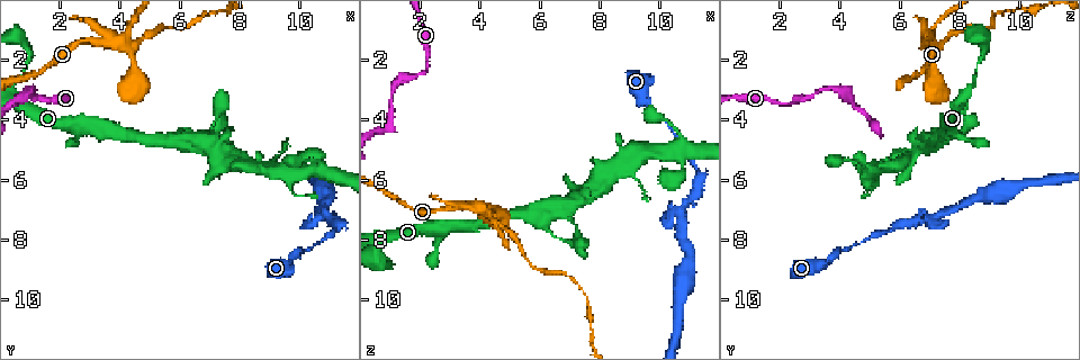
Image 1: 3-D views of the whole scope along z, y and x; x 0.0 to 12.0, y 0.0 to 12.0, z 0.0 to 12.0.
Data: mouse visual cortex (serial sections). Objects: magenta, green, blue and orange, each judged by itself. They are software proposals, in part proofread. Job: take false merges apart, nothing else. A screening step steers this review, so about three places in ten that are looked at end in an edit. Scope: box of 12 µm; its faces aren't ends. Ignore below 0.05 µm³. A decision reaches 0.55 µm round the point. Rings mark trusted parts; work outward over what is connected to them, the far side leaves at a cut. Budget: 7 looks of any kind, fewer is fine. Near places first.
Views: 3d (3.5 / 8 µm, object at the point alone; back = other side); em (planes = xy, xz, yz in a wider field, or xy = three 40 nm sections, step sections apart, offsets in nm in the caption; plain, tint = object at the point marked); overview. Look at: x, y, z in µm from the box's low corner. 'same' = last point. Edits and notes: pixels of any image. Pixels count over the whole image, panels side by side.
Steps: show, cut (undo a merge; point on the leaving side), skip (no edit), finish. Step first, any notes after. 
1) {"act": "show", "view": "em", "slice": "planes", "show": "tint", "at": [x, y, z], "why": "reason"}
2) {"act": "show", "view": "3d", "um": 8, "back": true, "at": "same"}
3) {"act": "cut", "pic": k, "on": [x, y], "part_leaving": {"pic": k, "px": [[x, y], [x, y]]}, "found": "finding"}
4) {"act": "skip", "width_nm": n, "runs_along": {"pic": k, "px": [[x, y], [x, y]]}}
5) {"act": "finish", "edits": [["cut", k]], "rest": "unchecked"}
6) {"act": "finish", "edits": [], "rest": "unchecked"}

{"act": "show", "view": "3d", "um": 8, "at": [2.3, 3.5, 2.2], "why": "sharp bend"}

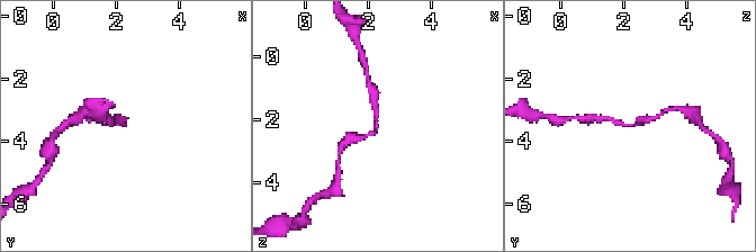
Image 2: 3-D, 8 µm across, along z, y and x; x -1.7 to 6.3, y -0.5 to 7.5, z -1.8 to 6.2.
{"act": "show", "view": "em", "slice": "xy", "step": 5, "show": "tint", "at": [2.3, 3.5, 2.3]}

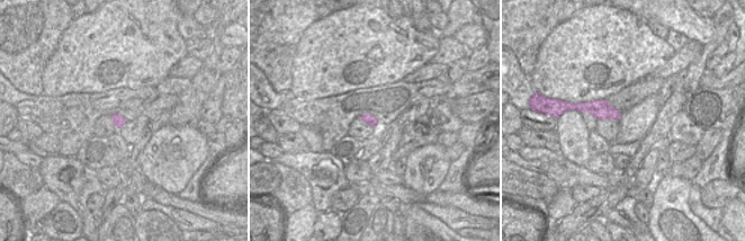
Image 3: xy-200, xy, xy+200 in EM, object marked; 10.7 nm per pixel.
{"act": "skip", "runs_along": {"pic": 2, "px": [[374, 96], [376, 129], [348, 141]]}, "found": "continuous, no second cell"}

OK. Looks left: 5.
{"act": "show", "view": "3d", "um": 3.5, "back": true, "at": [4.2, 1.5, 7.1], "why": "looks like a crossing"}

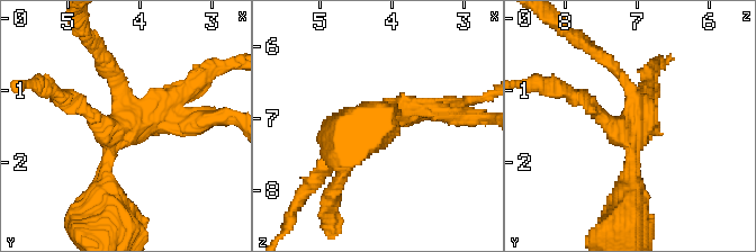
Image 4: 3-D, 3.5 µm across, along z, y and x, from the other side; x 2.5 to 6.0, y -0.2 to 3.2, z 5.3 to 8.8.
{"act": "show", "view": "em", "slice": "planes", "show": "tint", "at": [4.25, 1.50, 7.10], "arms": 4, "arm_widths_nm": [150, 200, 200, 250]}

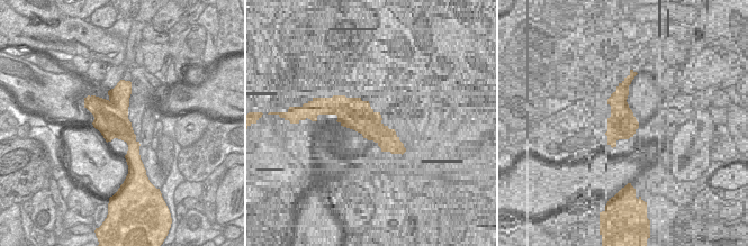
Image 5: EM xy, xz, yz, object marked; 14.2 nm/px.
{"act": "cut", "pic": 4, "on": [604, 119], "found": "a second cell is stuck on"}

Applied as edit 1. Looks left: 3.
{"act": "show", "view": "3d", "um": 8, "at": [10.7, 7.2, 7.1], "why": "a narrow waist"}

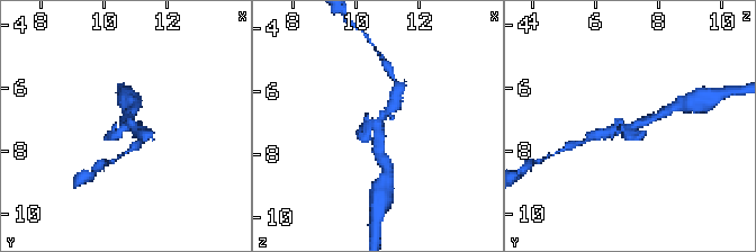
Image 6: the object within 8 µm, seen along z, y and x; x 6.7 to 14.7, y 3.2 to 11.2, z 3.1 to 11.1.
{"act": "show", "view": "em", "slice": "xy", "step": 1, "show": "tint", "at": [10.8, 7.3, 6.9]}

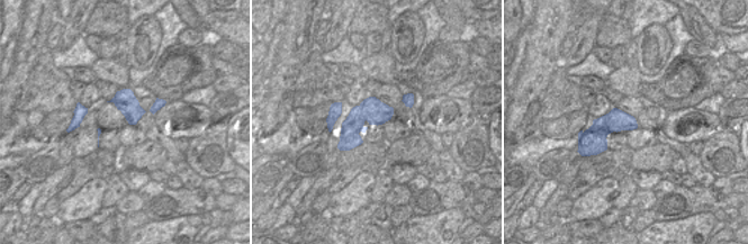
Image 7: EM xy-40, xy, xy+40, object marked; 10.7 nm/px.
{"act": "skip", "runs_along": {"pic": 6, "px": [[601, 134], [629, 128], [655, 117]]}, "found": "one cell here"}

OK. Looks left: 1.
{"act": "finish", "edits": [["cut", 4]], "rest": "unchecked"}

